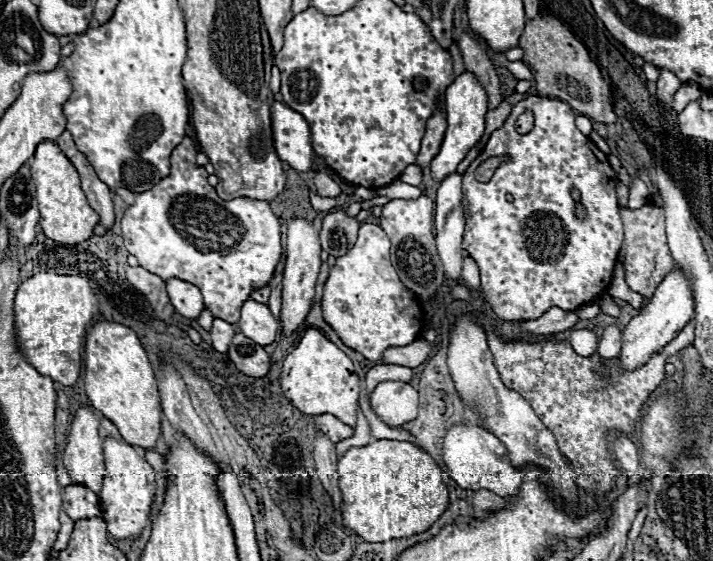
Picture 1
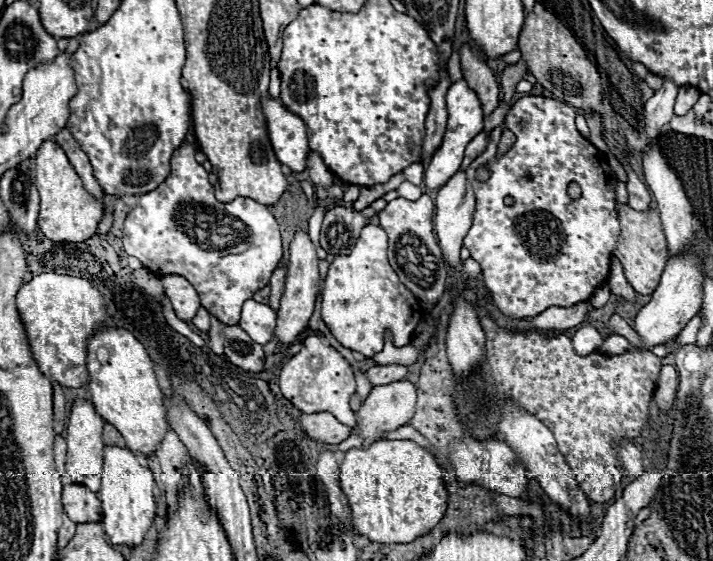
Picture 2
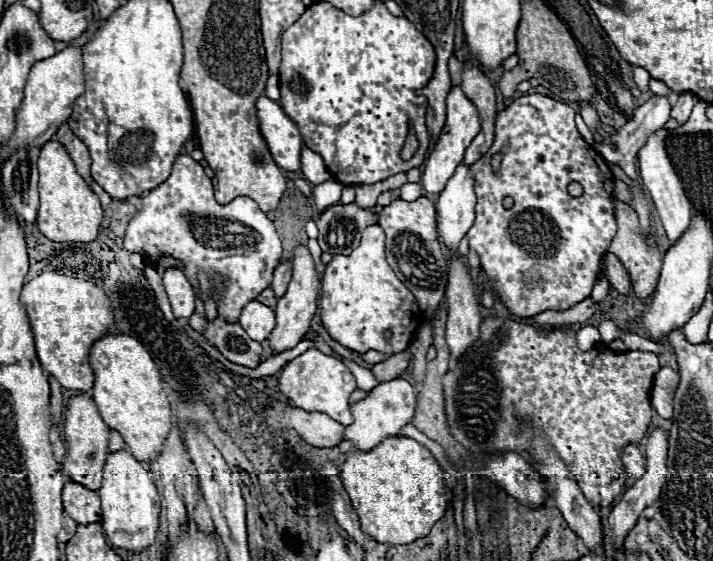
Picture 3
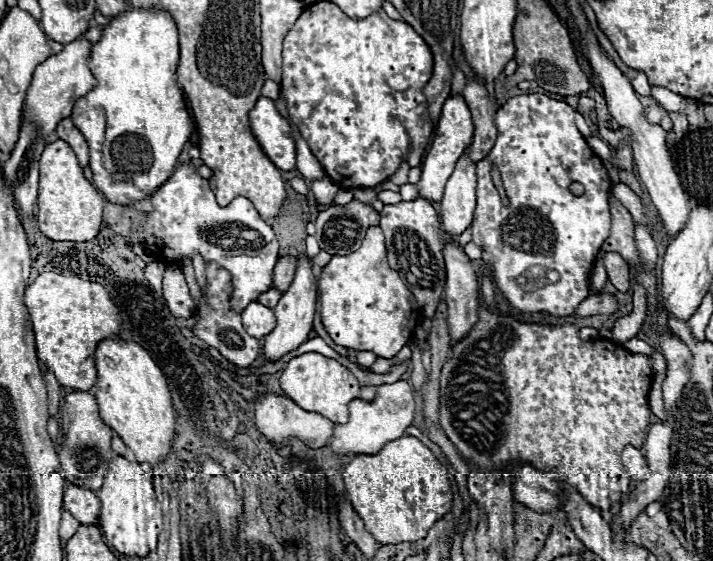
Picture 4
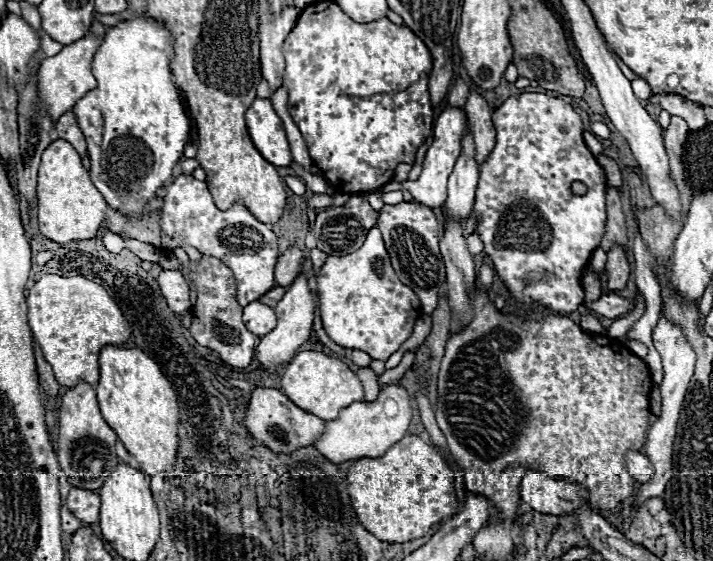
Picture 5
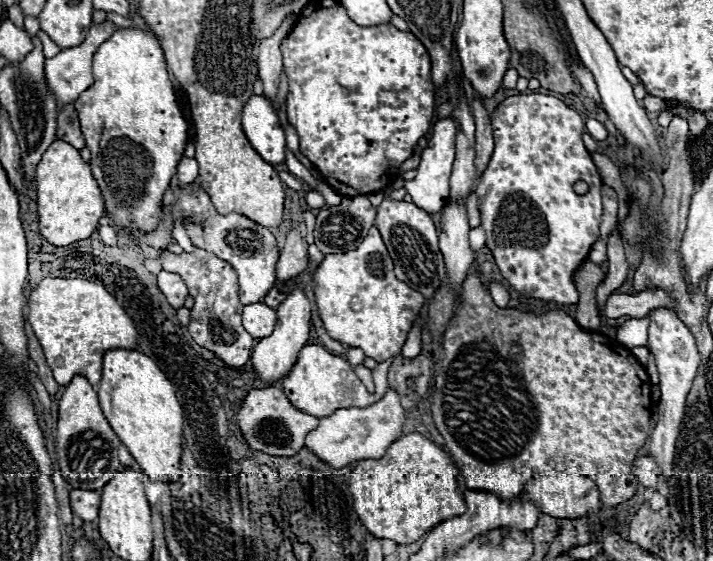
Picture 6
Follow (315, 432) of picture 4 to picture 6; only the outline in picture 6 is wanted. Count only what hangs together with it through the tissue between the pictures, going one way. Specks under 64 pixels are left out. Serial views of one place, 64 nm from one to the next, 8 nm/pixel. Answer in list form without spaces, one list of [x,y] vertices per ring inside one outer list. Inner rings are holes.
[[[280,388],[250,390],[238,412],[238,426],[250,448],[272,456],[294,456],[300,448],[304,448],[306,436],[314,428],[318,428],[318,424],[320,424],[318,418],[296,410]]]

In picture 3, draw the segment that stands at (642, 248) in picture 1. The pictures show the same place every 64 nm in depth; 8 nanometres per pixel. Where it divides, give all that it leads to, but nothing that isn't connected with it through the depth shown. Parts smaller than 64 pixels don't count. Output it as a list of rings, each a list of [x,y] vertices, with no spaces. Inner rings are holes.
[[[616,202],[614,204],[614,214],[616,214],[616,222],[618,222],[618,232],[616,232],[616,236],[614,236],[608,252],[616,254],[620,258],[620,262],[624,264],[624,268],[630,274],[630,282],[632,282],[632,288],[634,288],[636,296],[640,300],[644,300],[644,298],[648,298],[656,290],[666,250],[656,240],[654,240],[656,246],[648,246],[644,230],[640,228],[640,222],[638,222],[638,214],[632,210],[632,206],[628,206],[624,202]]]

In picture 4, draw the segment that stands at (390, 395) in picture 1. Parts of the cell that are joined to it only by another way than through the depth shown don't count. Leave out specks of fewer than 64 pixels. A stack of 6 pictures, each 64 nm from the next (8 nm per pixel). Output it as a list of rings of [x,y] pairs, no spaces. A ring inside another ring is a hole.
[[[398,380],[394,384],[382,384],[376,390],[374,400],[352,400],[350,402],[350,420],[346,424],[338,424],[334,430],[332,440],[328,442],[328,448],[336,454],[358,454],[358,452],[378,452],[386,440],[396,440],[398,436],[404,436],[404,430],[412,424],[414,416],[414,392],[412,386],[404,380]]]

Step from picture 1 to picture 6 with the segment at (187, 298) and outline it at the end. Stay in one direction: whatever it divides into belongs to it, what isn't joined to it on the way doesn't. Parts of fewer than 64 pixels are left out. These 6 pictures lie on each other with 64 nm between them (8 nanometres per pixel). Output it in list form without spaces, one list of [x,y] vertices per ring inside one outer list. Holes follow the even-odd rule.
[[[158,272],[158,286],[160,290],[164,292],[166,300],[178,310],[178,308],[184,308],[184,300],[188,298],[188,288],[184,284],[184,280],[174,274],[174,272]]]

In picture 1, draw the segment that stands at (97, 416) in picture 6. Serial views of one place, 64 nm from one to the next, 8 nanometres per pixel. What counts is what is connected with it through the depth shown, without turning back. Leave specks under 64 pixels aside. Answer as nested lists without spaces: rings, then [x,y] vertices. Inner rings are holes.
[[[78,408],[62,462],[74,484],[86,486],[94,494],[100,494],[104,476],[102,438],[98,436],[98,424],[100,418],[90,408]]]

